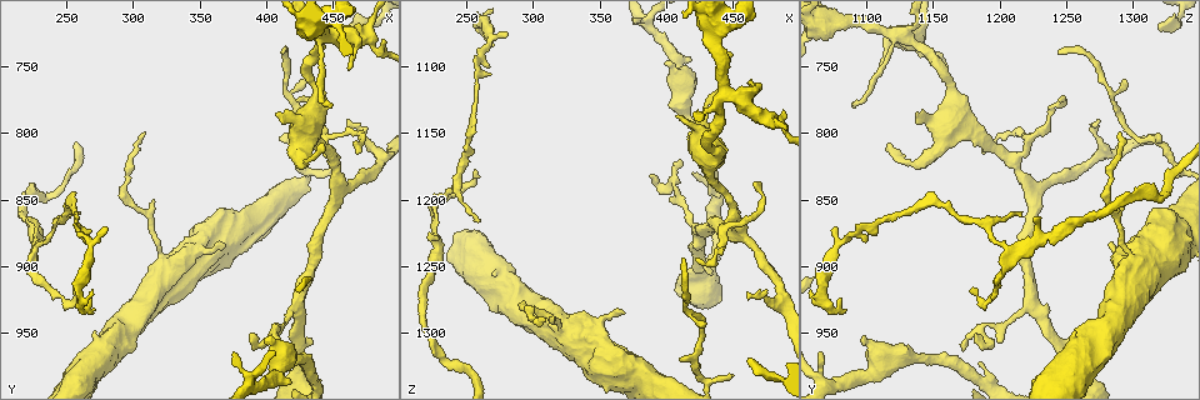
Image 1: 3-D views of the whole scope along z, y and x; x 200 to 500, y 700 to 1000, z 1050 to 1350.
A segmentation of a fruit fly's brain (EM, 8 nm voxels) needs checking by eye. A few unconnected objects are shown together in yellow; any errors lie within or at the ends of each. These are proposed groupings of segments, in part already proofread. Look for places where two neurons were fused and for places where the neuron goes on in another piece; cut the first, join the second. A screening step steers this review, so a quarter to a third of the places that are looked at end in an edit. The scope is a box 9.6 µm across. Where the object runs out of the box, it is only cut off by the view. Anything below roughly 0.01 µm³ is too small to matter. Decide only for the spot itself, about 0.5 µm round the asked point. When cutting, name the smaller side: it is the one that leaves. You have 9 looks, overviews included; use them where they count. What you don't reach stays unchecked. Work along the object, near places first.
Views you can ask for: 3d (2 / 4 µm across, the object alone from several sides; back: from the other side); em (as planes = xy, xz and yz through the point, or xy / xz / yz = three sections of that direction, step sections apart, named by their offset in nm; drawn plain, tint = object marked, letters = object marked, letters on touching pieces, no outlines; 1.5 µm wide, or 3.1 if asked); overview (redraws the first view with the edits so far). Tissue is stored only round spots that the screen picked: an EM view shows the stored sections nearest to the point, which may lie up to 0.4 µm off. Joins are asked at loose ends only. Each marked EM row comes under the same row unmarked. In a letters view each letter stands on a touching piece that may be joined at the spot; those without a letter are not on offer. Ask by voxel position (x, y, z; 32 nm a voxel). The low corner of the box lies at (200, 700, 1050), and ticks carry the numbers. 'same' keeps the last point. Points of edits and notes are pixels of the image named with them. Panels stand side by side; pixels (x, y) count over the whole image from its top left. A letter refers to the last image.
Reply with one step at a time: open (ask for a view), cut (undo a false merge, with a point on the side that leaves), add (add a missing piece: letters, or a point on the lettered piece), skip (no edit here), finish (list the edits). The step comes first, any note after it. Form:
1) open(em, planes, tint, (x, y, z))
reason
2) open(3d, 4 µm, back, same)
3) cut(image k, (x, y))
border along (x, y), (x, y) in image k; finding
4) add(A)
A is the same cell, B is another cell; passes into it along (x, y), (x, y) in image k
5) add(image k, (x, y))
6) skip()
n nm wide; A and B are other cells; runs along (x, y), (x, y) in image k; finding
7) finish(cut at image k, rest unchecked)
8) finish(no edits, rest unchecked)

open(3d, 2 µm, (256, 916, 1180))
thin end

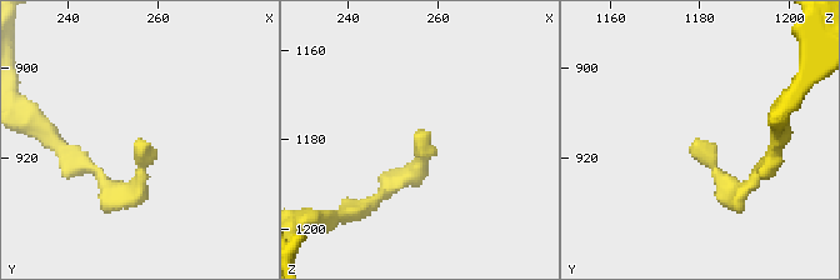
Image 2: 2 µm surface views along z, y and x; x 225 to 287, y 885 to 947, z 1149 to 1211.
open(em, planes, letters, (257, 916, 1178))
need the tissue

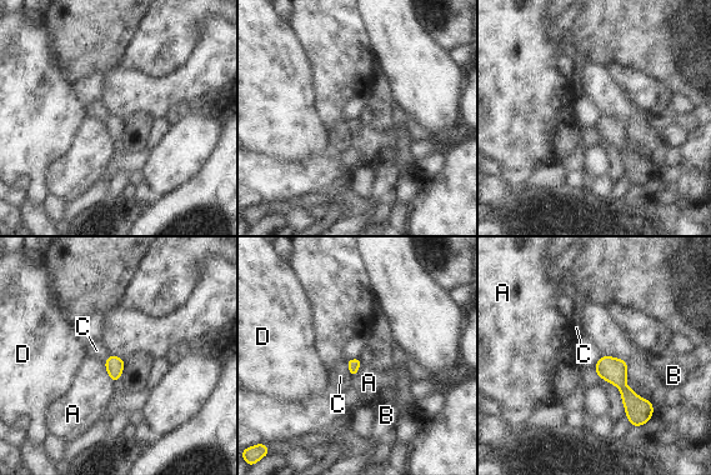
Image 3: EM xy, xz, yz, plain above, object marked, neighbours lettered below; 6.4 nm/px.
skip()
80 nm wide; A, B, C and D are other cells; runs along (602, 359), (636, 408), (636, 420) in image 3; no lettered piece goes on from it

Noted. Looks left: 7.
open(em, xy, step 4, letters, (426, 762, 1294))
branch stops here

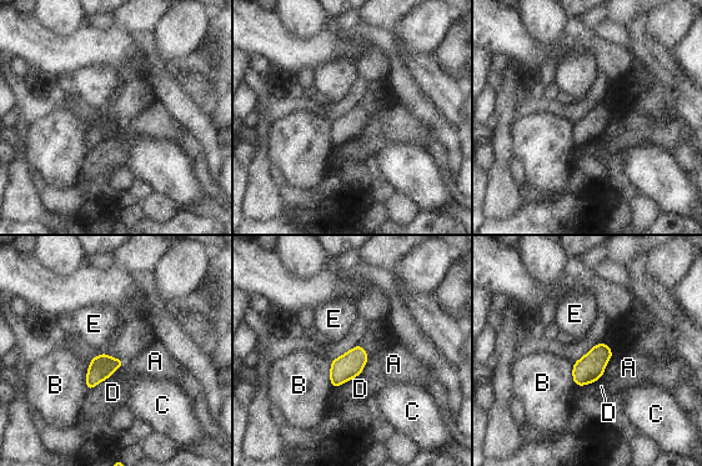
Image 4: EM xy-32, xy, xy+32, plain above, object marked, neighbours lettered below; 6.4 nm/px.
open(em, planes, letters, same)

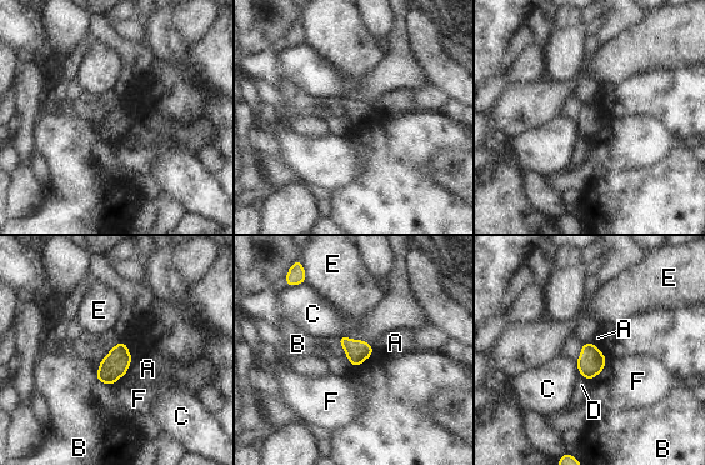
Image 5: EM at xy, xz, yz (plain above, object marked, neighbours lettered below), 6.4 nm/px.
skip()
A, B, C, D, E and F are other cells; border along (373, 346), (359, 365), (350, 364) in image 5; no lettered piece goes on from it

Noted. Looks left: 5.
open(3d, 4 µm, (442, 726, 1122))
thin arm on a thick one

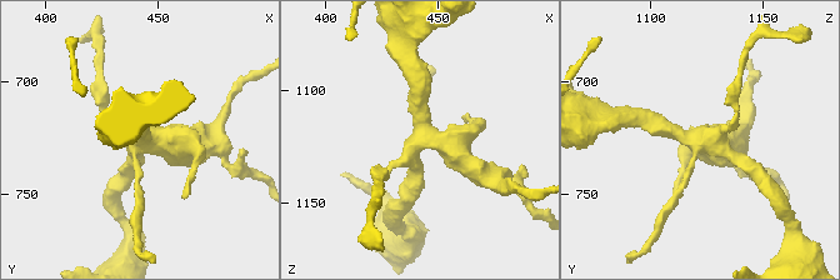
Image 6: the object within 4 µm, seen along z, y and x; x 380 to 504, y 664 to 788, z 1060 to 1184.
open(em, planes, letters, (440, 728, 1122))
now the EM

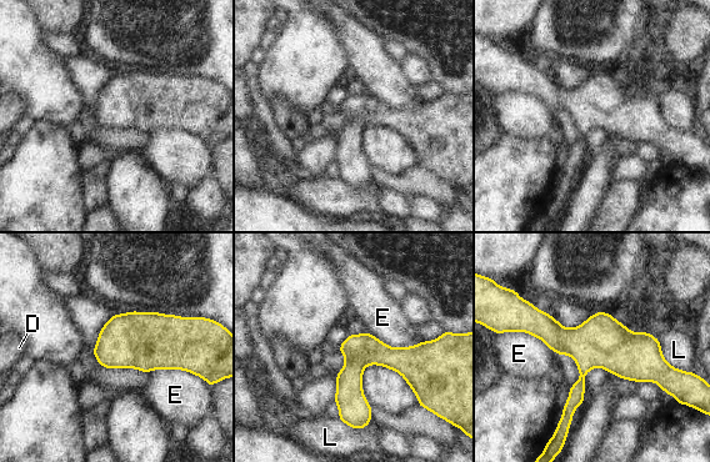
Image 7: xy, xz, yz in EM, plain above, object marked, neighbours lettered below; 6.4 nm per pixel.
skip()
D, E and L are other cells; border along (366, 331), (395, 347), (424, 341) in image 7; all the same neuron

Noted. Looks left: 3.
open(em, planes, letters, (408, 786, 1138))
an open end

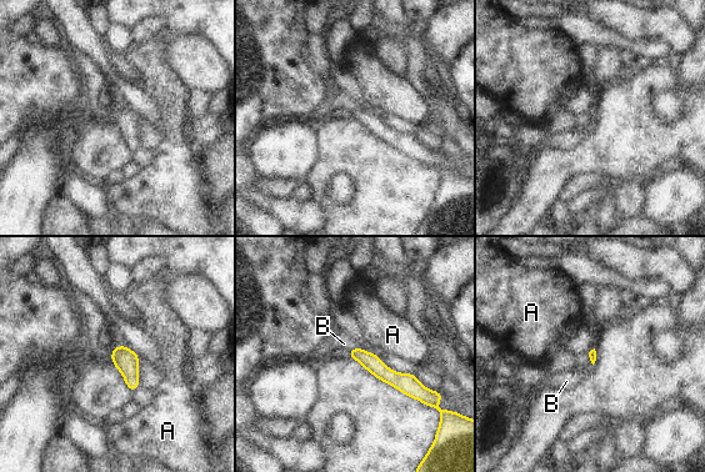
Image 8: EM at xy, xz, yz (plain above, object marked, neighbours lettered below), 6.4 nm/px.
add(B)
B is the same cell, A is another cell; it goes on there

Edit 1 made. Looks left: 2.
finish(add at image 8, rest unchecked)

